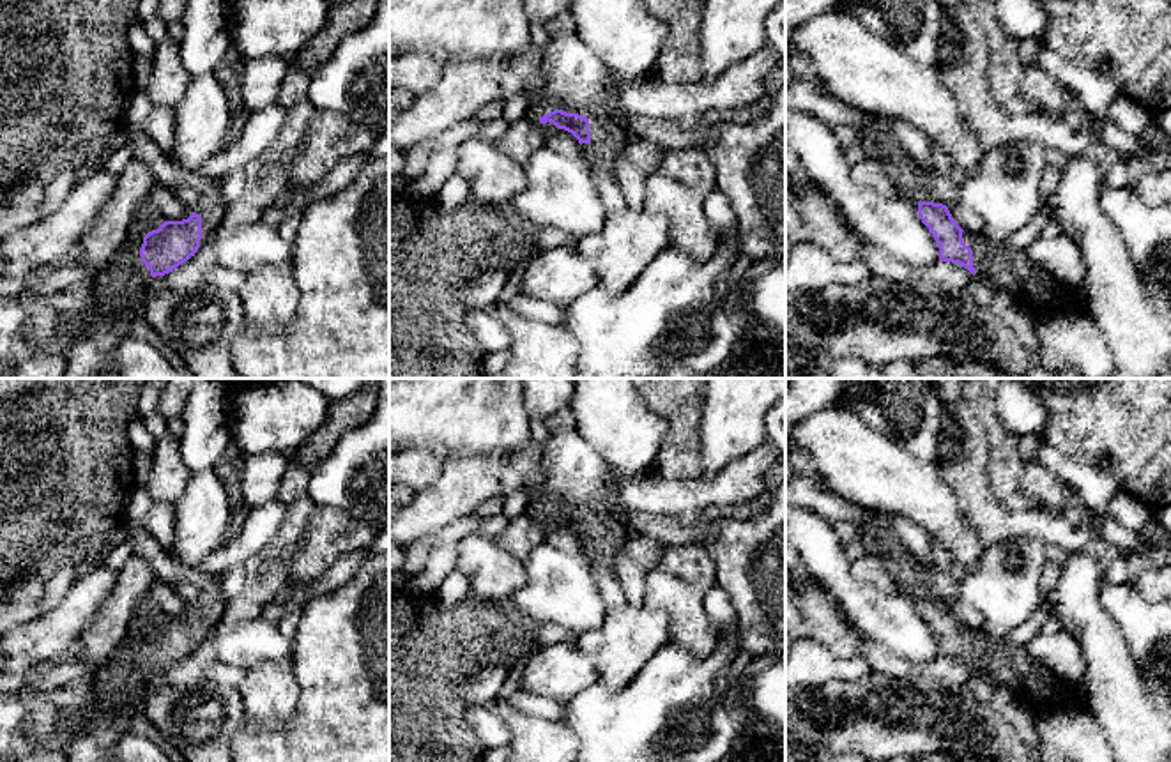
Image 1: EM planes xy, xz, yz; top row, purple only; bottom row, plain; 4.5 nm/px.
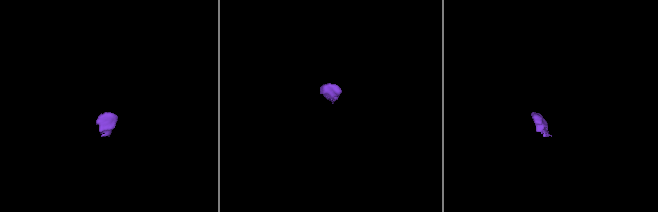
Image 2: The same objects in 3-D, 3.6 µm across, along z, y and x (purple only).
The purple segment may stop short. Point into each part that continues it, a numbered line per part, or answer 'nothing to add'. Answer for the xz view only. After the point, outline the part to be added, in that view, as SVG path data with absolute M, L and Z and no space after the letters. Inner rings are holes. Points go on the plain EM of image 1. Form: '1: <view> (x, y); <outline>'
1: xz (607, 536); M589 516L589 529L593 546L605 559L623 548L624 543L630 539L628 527L617 520Z

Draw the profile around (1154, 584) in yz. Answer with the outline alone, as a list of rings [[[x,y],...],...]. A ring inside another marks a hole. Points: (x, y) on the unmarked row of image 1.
[[[1171,562],[1166,566],[1150,566],[1132,580],[1146,601],[1171,599]]]

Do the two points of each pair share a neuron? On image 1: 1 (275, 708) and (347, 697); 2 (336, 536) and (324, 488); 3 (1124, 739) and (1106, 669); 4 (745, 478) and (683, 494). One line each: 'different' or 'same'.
1: different
2: different
3: same
4: same

